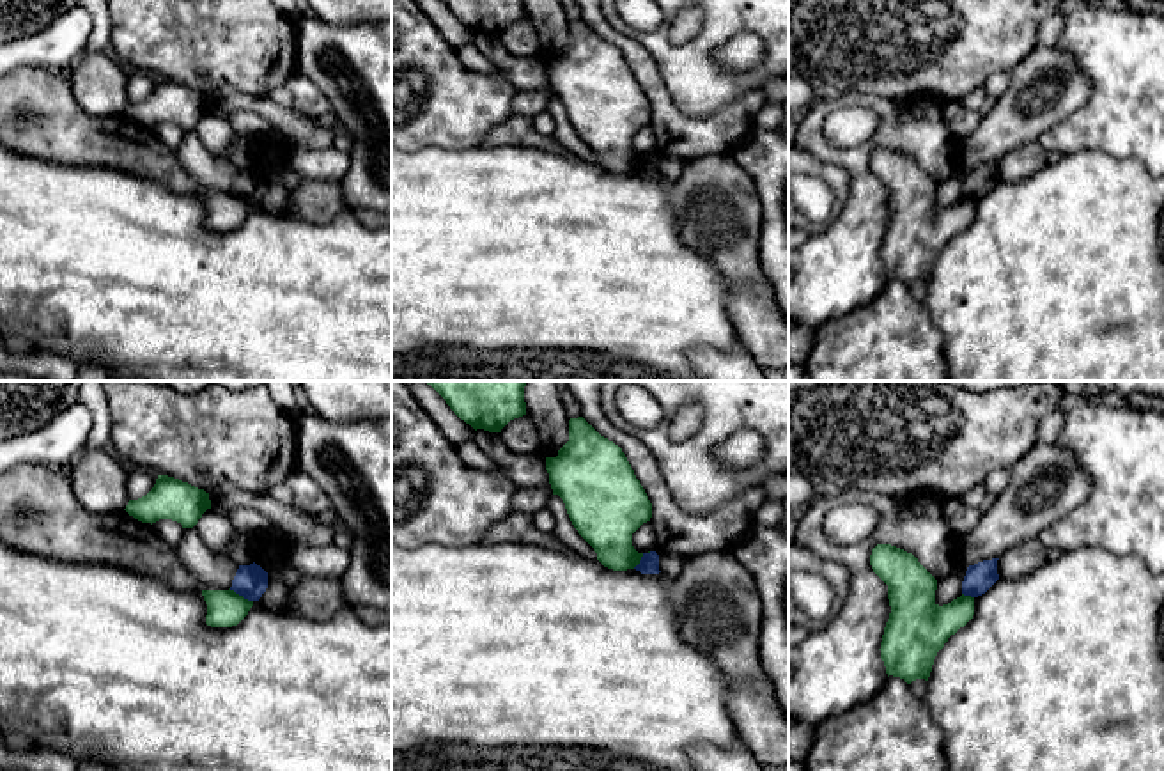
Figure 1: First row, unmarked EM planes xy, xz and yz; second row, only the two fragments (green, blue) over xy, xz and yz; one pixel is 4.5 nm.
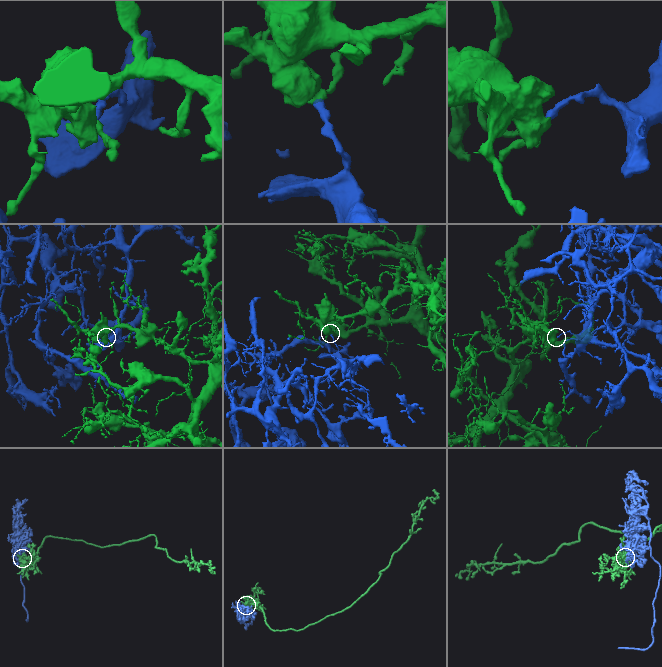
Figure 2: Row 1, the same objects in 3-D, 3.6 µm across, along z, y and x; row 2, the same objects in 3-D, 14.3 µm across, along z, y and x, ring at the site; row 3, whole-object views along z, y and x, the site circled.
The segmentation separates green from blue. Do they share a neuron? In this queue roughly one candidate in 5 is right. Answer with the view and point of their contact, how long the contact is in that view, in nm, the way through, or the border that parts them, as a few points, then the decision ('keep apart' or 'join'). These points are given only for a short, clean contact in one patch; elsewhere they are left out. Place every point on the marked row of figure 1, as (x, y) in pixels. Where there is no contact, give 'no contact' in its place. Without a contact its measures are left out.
contact xy (241, 596); length 130 nm; border xy (229, 589), (252, 601); keep apart

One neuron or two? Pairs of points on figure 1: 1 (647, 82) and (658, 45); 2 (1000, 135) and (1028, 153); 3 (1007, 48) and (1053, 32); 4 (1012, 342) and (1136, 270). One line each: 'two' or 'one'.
1: two
2: two
3: two
4: one

